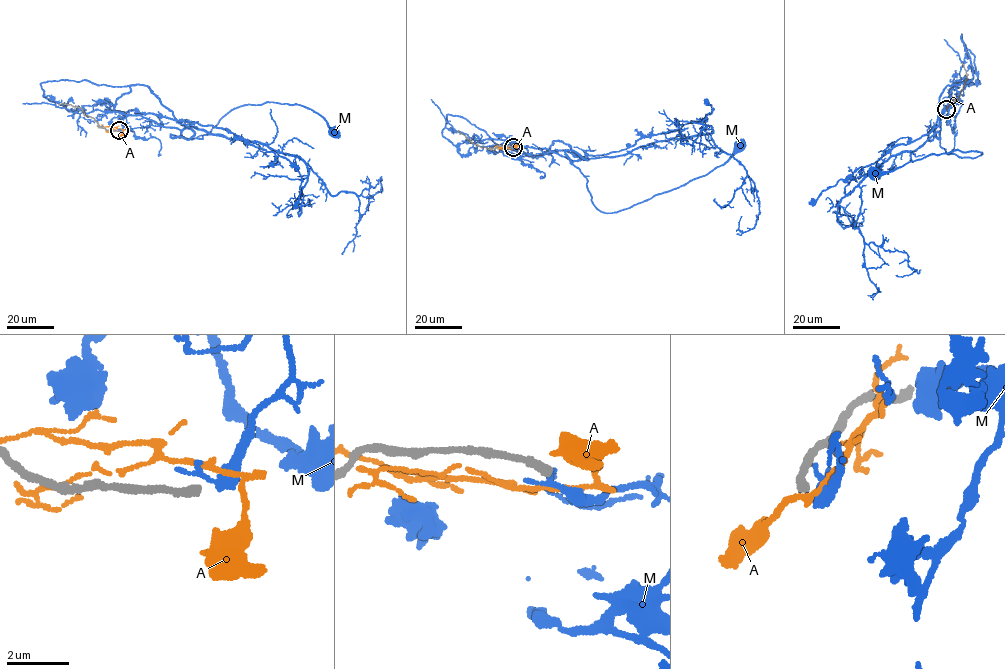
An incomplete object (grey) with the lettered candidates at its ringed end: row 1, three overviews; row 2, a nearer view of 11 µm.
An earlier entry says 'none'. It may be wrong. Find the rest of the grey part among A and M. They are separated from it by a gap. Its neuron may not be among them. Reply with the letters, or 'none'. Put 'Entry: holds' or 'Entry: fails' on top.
Entry: holds
none

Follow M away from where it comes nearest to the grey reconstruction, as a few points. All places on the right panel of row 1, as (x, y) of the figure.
M: (948, 109), (950, 100), (940, 117), (940, 145), (948, 154), (981, 155), (957, 150), (892, 170), (874, 170)

